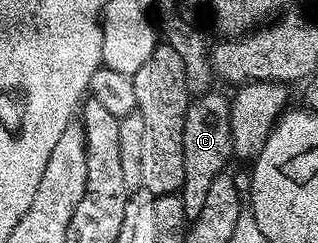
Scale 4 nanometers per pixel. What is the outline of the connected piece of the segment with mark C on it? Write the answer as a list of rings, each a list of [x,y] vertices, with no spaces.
[[[201,91],[190,100],[183,119],[183,159],[185,160],[185,178],[179,190],[185,216],[194,219],[207,203],[207,191],[211,188],[217,174],[224,172],[225,160],[234,156],[231,139],[230,98],[221,93]]]

